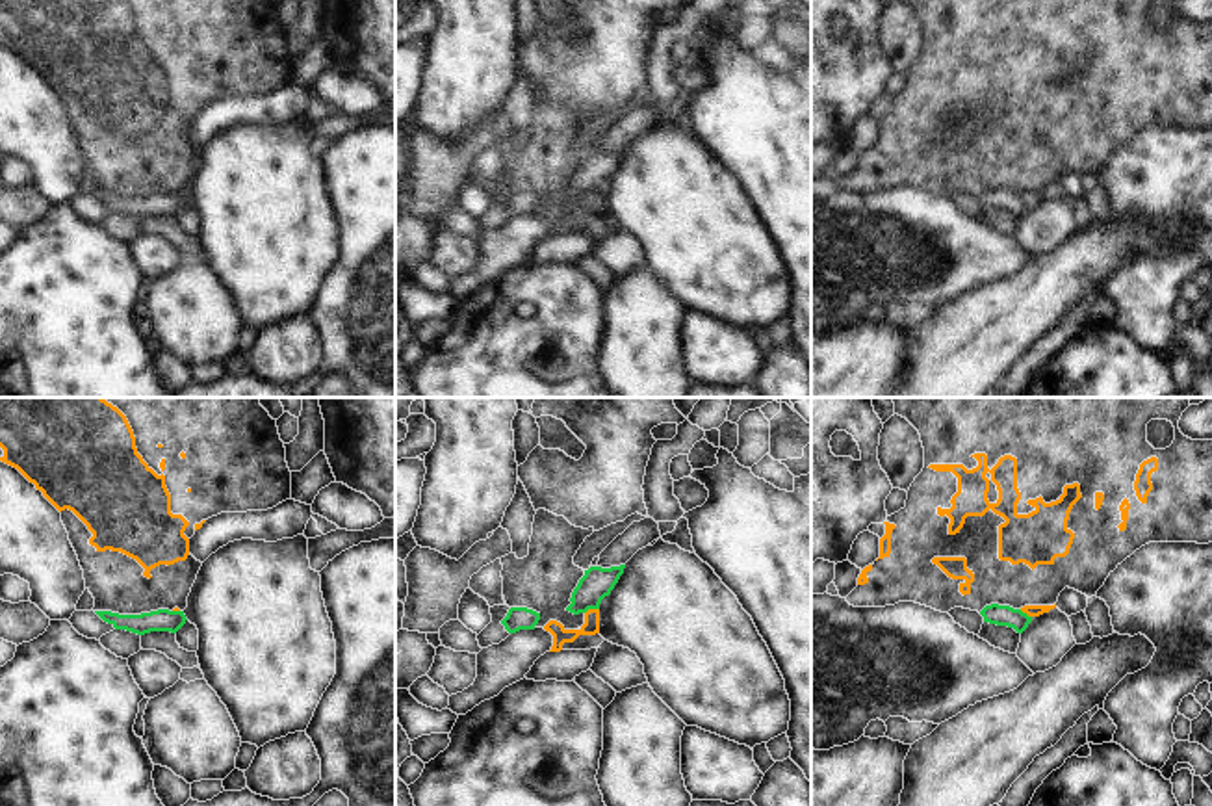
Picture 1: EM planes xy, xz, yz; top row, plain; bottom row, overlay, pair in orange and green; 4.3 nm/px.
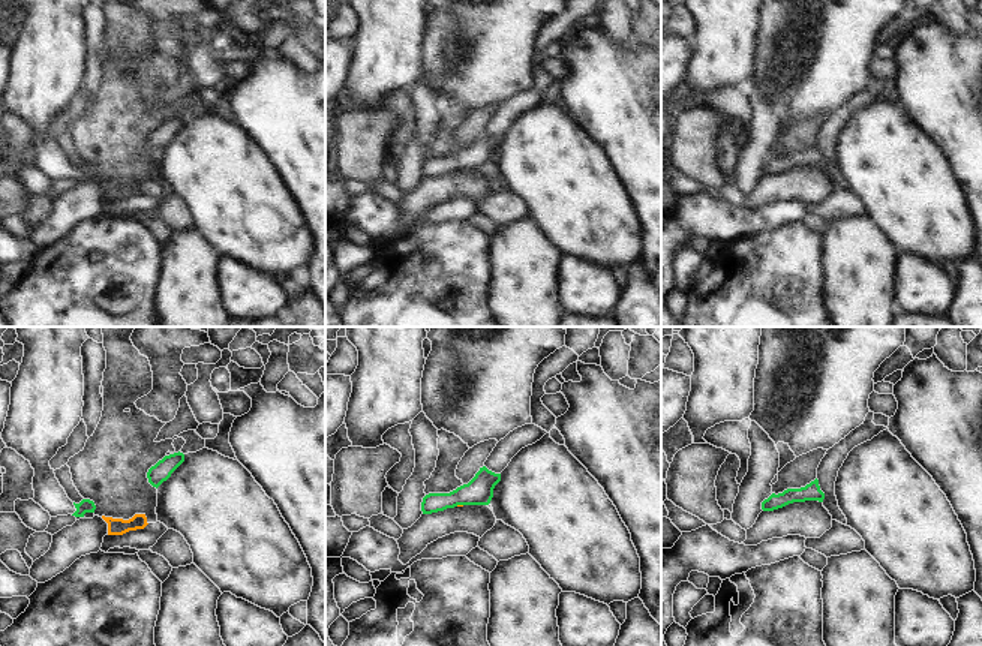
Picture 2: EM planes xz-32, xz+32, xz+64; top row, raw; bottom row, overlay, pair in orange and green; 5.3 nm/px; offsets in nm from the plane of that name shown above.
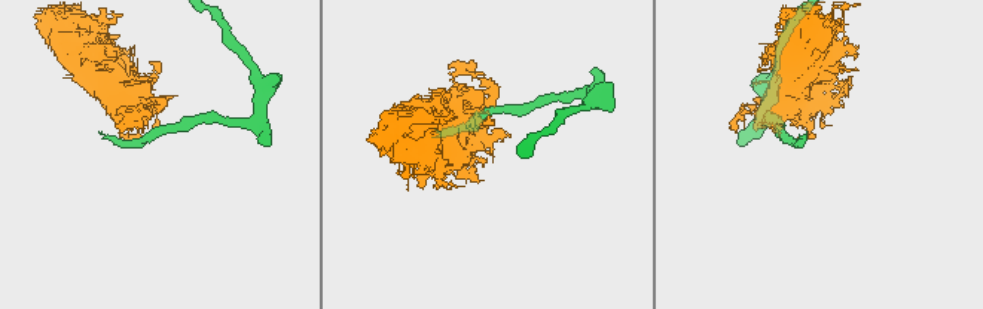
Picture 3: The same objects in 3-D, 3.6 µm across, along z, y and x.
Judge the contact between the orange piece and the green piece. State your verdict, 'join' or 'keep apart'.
keep apart

